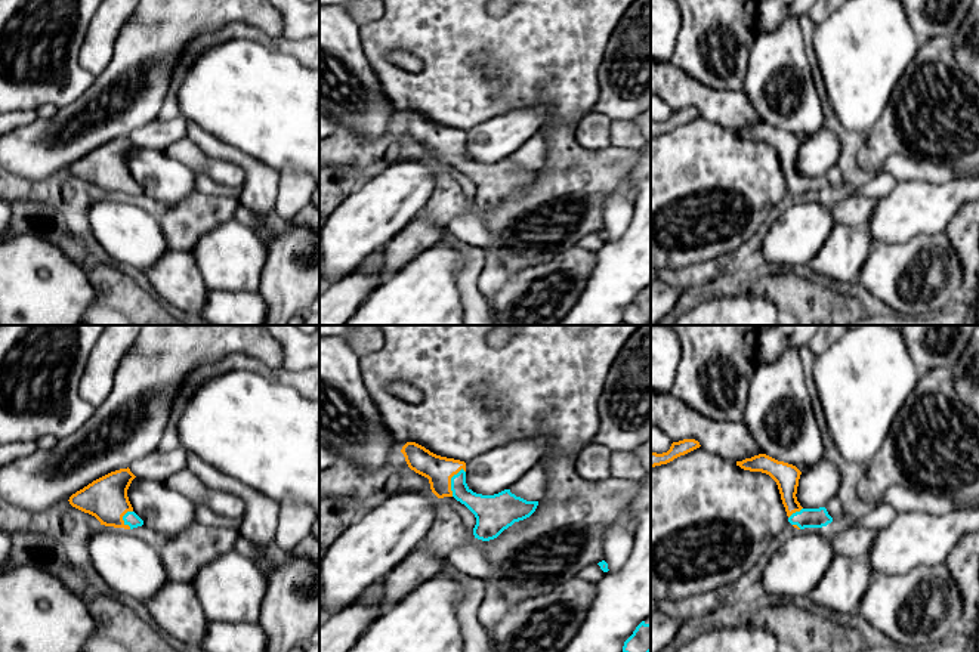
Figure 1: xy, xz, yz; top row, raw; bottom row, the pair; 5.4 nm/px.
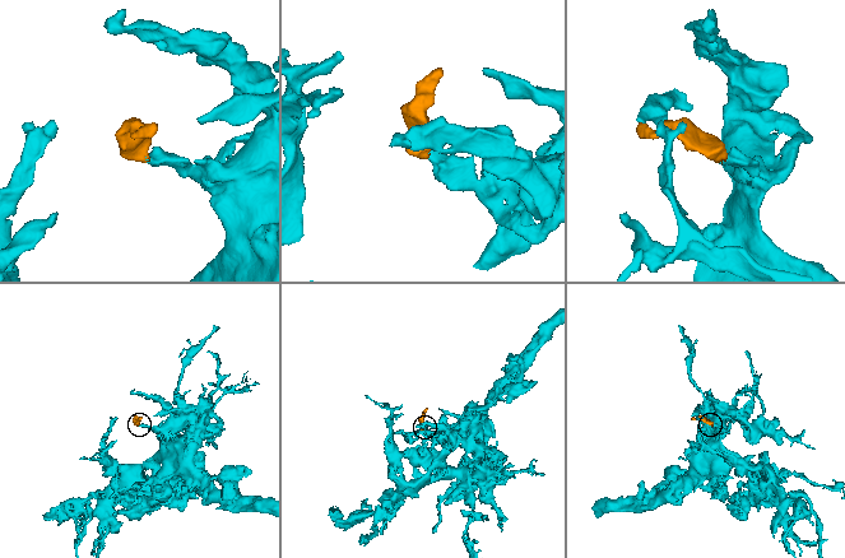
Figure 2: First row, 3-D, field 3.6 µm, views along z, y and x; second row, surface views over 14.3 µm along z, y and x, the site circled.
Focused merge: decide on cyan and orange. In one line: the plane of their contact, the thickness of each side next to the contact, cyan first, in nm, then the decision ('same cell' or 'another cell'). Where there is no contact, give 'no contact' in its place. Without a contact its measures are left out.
xz | 160/150 nm | same cell

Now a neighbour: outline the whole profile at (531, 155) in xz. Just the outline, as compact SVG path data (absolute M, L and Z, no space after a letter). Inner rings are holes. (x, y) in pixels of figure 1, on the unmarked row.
M537 132L521 148L518 148L509 158L516 166L526 170L538 170L547 155L547 143L544 136Z

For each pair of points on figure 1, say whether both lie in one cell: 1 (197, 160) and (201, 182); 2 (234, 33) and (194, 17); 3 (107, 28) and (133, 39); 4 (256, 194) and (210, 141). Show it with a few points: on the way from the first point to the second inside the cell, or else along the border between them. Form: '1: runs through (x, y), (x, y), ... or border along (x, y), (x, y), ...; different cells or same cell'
1: border along (195, 172), (206, 173), (216, 182), (232, 187); different cells
2: border along (256, 27), (228, 22), (219, 30); different cells
3: border along (132, 15), (120, 31), (114, 53), (105, 65); different cells
4: runs through (256, 178), (240, 158), (227, 153); same cell

